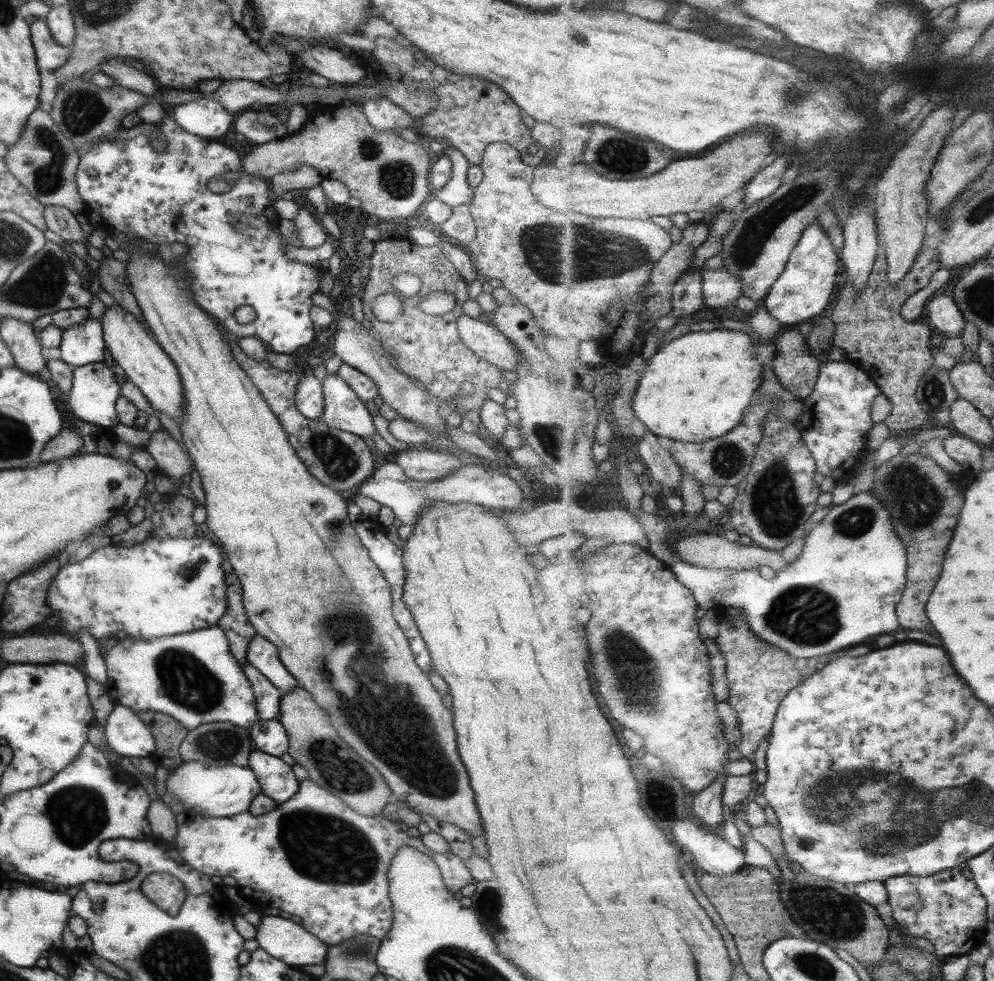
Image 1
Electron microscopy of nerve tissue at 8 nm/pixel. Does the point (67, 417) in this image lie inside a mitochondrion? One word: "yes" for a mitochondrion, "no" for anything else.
no

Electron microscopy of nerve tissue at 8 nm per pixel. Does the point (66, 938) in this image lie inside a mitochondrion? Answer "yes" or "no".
no

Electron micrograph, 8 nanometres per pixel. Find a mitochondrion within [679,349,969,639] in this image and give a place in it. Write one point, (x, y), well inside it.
(775, 504)

